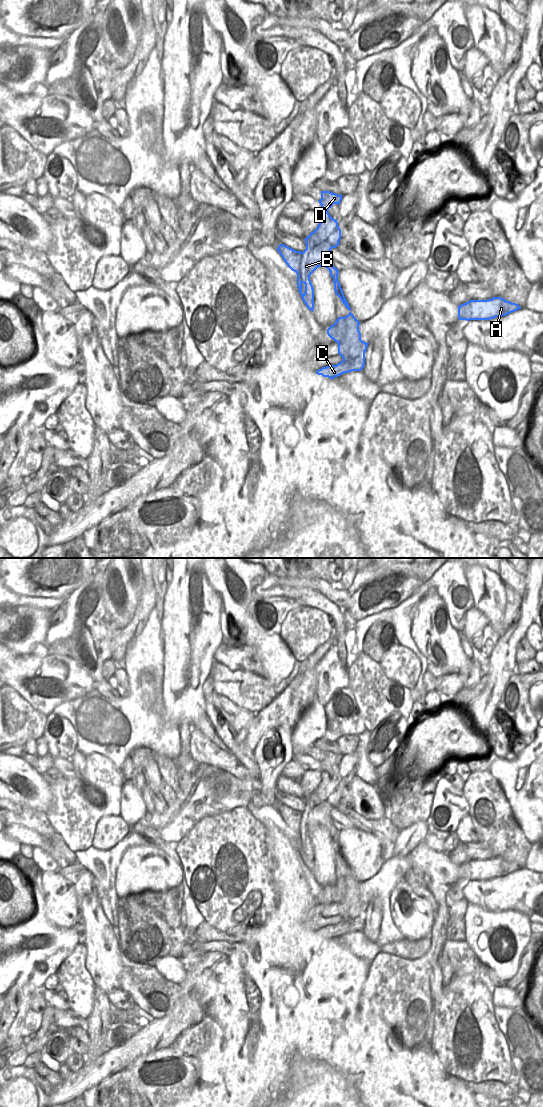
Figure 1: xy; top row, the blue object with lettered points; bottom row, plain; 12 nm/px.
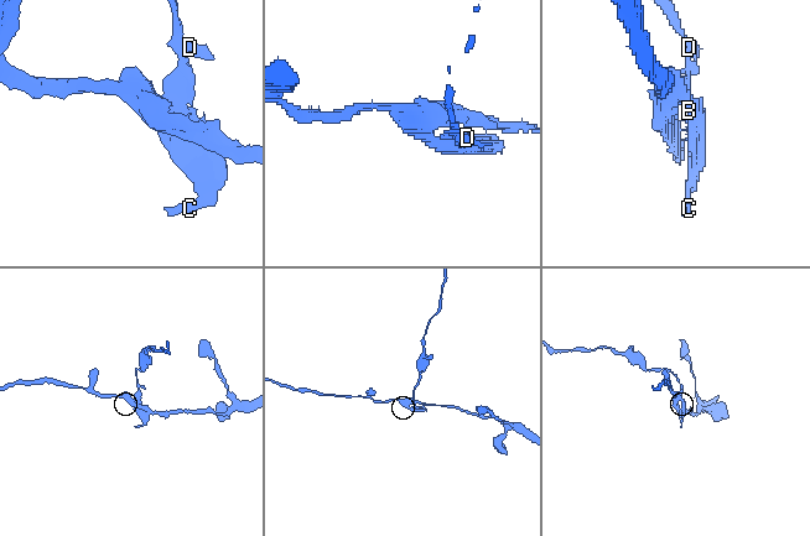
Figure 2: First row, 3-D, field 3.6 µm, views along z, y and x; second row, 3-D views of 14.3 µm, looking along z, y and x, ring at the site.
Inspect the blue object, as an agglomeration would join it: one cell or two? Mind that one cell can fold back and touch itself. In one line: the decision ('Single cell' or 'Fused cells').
Fused cells

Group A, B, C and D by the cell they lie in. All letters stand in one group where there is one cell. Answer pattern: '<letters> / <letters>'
A / B C D

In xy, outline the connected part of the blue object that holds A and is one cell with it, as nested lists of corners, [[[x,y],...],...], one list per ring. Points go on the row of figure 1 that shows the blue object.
[[[501,297],[488,300],[470,300],[458,306],[459,320],[490,320],[506,316],[521,307]]]

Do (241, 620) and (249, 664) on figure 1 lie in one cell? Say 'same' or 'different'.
different

